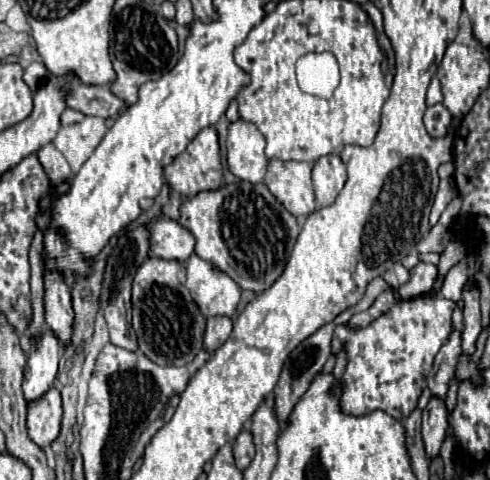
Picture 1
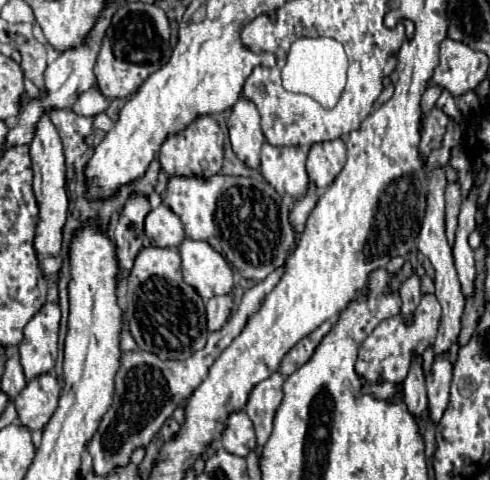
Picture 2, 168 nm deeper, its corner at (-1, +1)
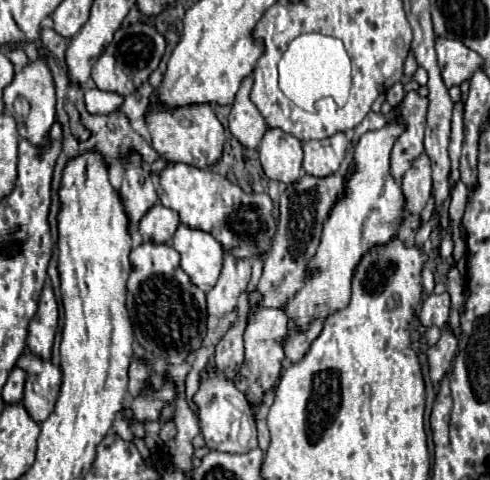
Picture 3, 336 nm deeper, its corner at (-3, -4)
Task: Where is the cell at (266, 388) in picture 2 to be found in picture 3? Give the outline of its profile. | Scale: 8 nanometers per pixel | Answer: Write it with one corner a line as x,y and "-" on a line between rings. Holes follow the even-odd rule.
255,288
249,294
249,314
247,314
247,328
245,328
245,362
235,376
235,386
249,398
249,402
261,402
265,390
273,388
281,376
281,362
283,354
283,340
287,336
287,314
283,308
267,308
261,306
261,292

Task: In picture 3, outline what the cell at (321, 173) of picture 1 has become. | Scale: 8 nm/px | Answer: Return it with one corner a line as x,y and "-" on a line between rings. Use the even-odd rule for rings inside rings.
343,132
323,140
309,140
303,144
303,170
319,178
339,172
347,156
347,148
349,140

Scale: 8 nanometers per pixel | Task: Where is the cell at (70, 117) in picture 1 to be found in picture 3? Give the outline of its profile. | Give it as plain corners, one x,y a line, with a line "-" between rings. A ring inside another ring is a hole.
99,88
85,92
85,104
91,114
111,114
123,104
123,96
115,92
103,92

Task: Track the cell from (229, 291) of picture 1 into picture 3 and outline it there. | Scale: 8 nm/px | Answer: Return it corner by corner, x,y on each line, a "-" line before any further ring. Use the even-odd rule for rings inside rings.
179,224
173,236
173,248
181,254
181,268
191,282
203,292
209,292
221,272
221,244
209,232

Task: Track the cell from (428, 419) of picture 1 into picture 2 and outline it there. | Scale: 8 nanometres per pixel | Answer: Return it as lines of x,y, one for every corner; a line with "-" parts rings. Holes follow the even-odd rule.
443,353
443,357
435,357
431,373
427,375
427,399
429,399
429,413
433,423
439,423
439,419
443,417
449,405
451,369
453,365
449,363
447,353

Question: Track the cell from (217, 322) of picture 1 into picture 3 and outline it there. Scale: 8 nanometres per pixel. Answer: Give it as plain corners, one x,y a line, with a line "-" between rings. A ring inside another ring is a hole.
231,250
223,254
223,268
217,284
207,292
207,310
213,316
223,316
237,306
239,294
247,288
251,278
251,260
237,258

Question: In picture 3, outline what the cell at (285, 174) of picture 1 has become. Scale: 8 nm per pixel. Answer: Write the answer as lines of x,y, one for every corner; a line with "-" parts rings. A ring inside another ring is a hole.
267,128
259,142
259,160
271,180
293,184
301,176
301,142
279,128

